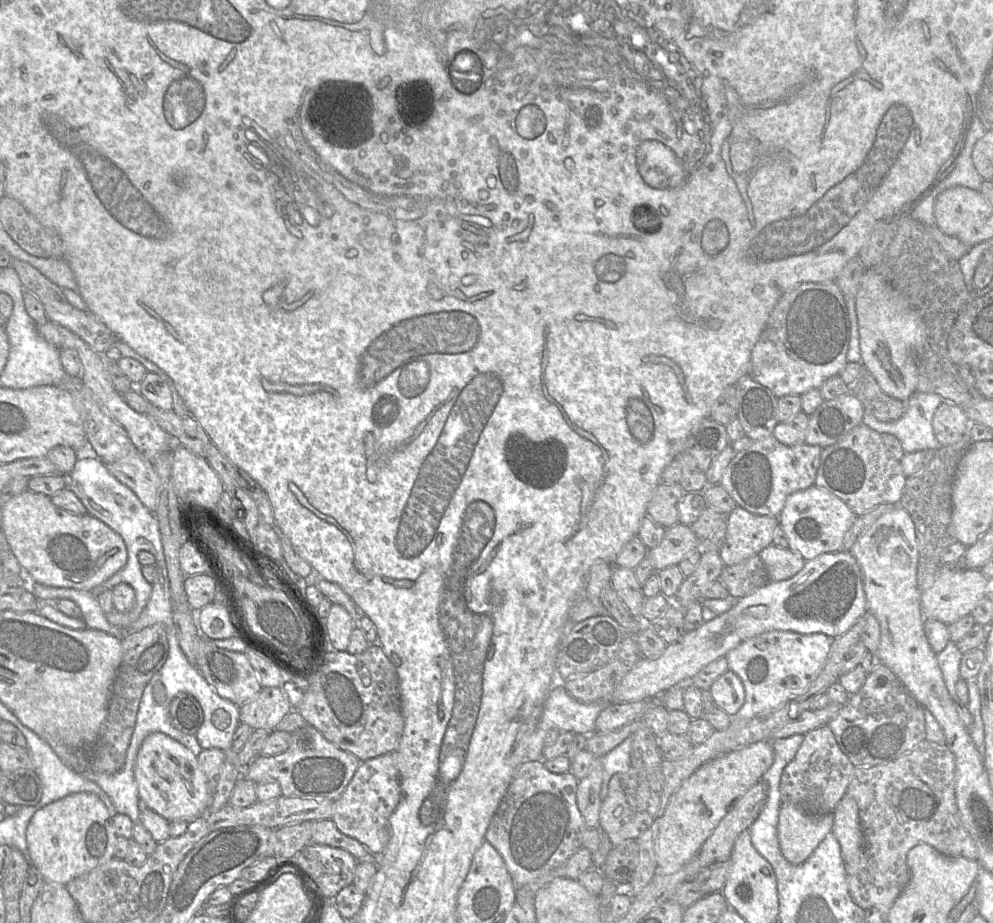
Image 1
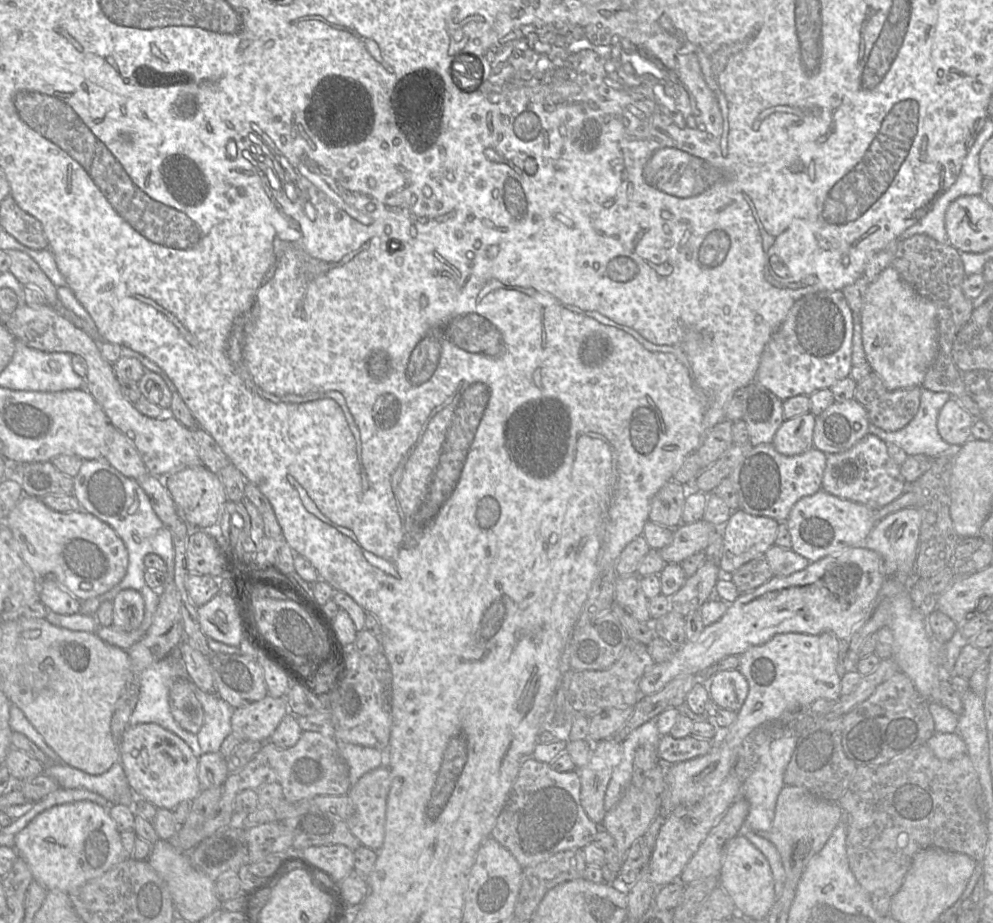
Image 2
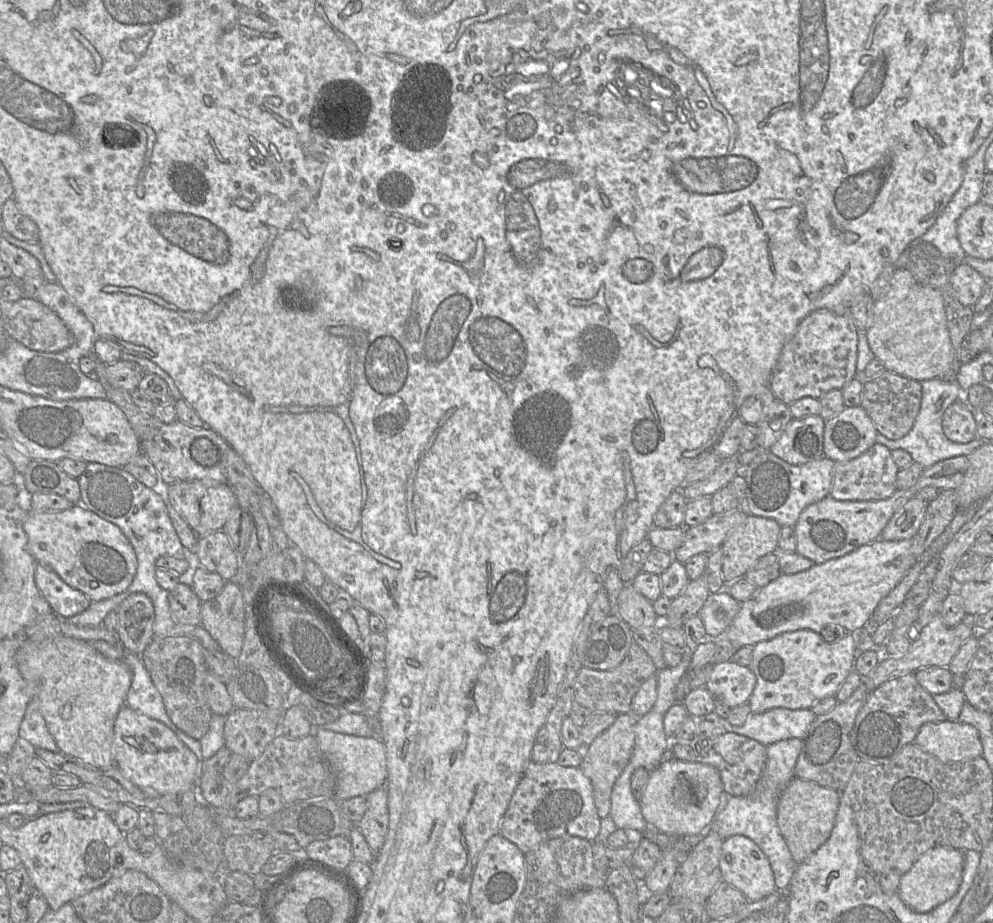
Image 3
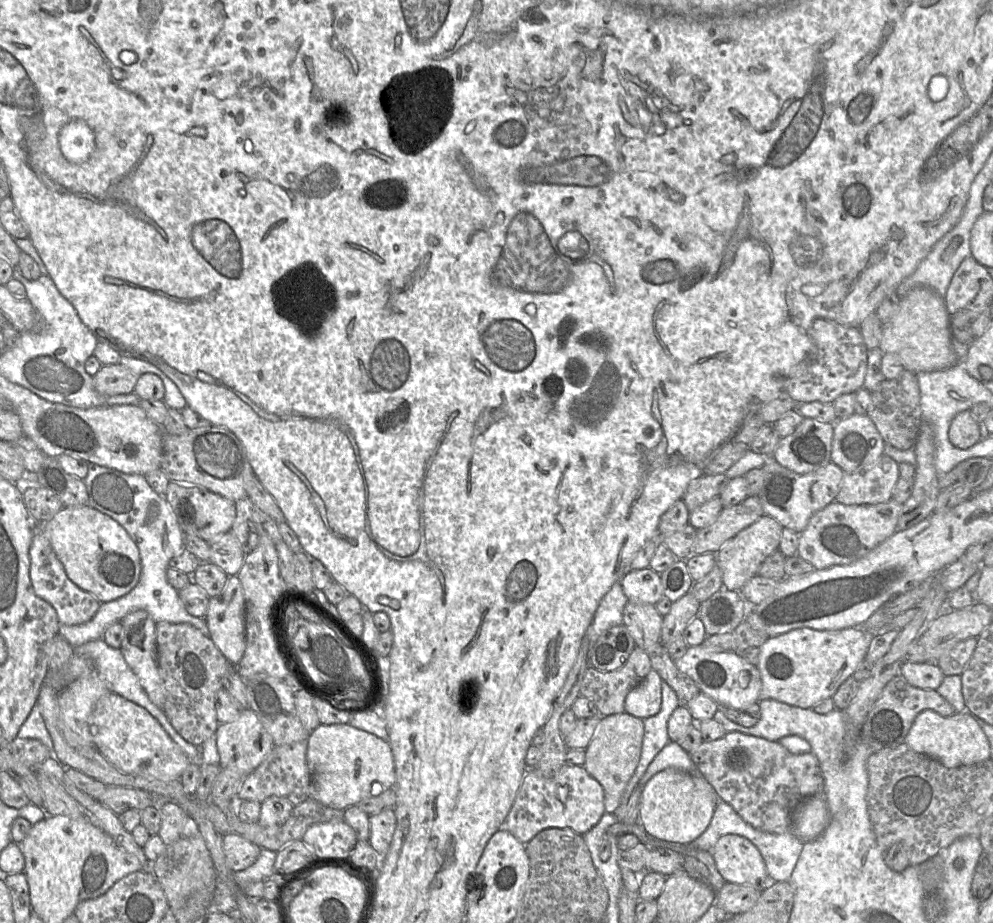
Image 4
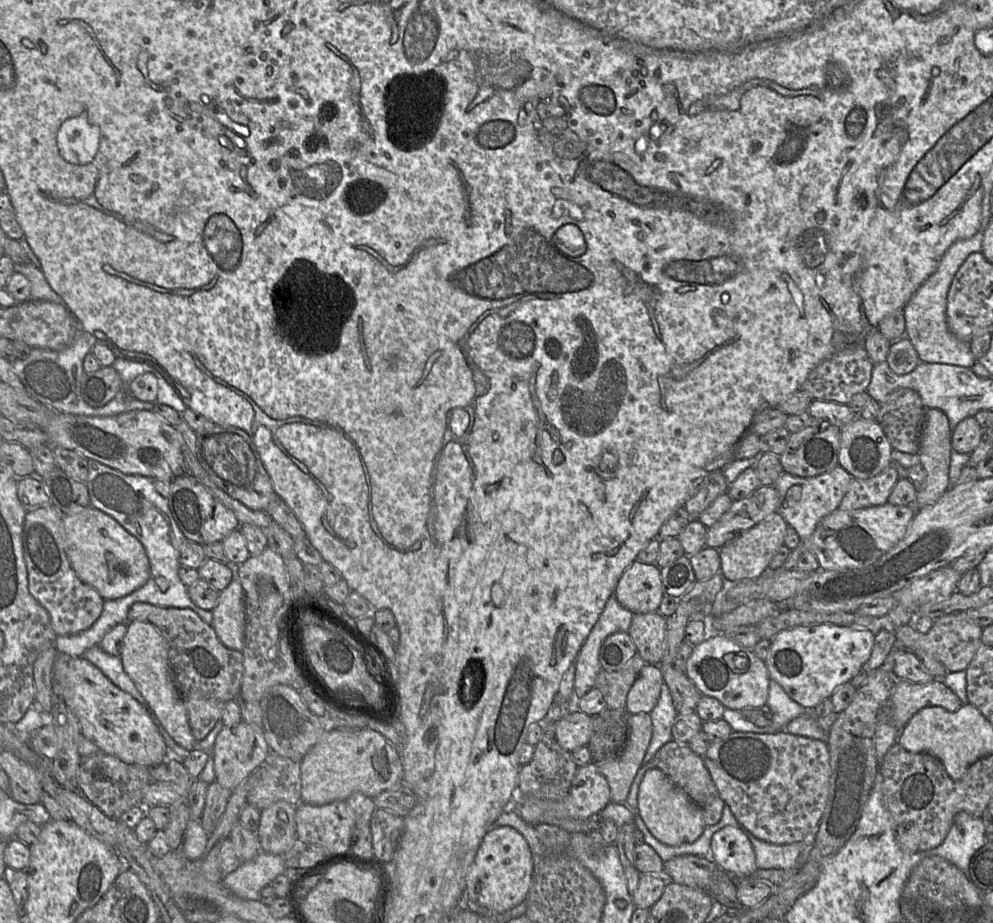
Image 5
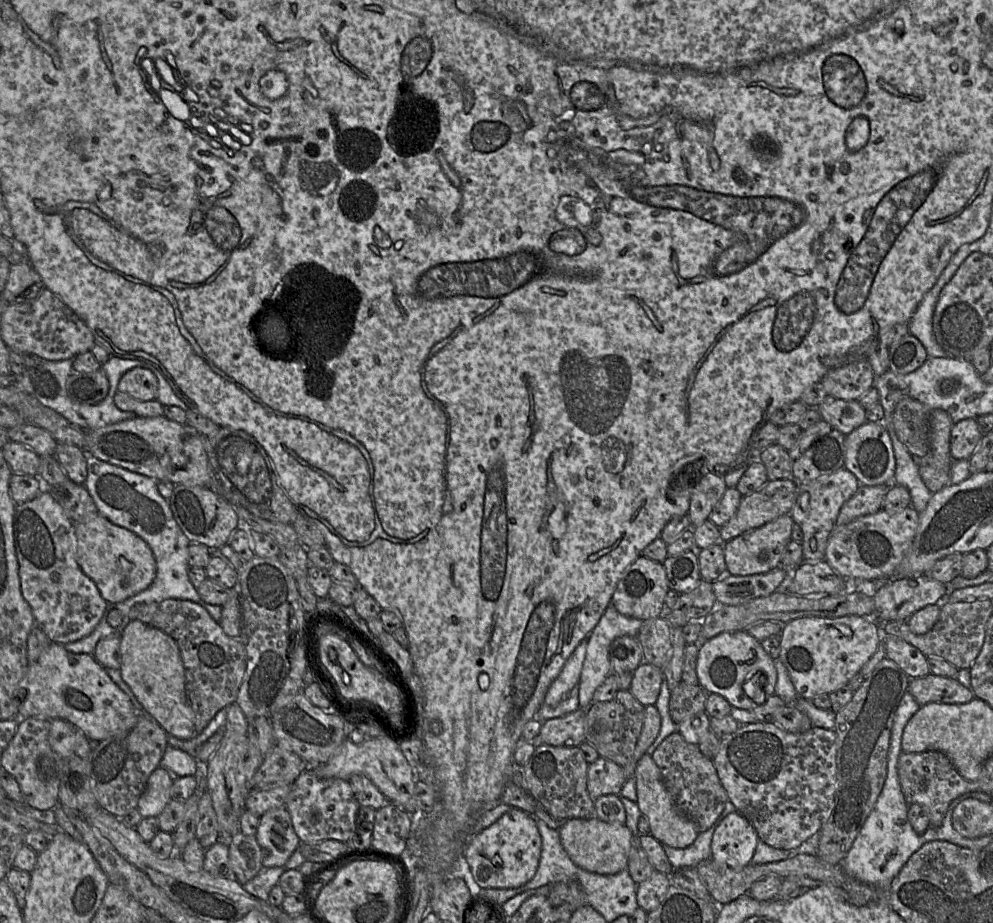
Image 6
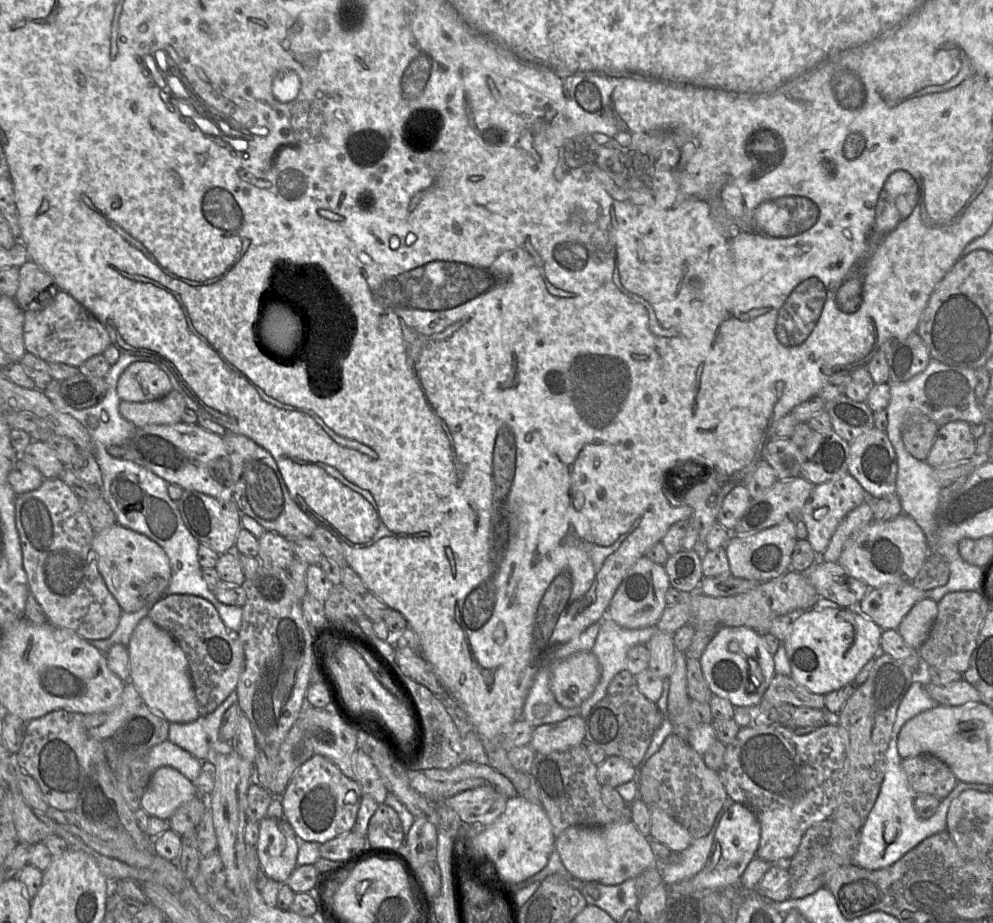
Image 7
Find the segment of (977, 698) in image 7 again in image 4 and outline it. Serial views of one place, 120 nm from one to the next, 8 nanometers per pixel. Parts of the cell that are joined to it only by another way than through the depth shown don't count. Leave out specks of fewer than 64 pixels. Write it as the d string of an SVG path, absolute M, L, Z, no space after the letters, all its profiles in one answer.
M898 674L886 684L868 713L861 729L861 740L868 745L872 753L895 748L904 743L916 716L924 710L933 710L944 717L956 713L954 707L936 690L914 687Z

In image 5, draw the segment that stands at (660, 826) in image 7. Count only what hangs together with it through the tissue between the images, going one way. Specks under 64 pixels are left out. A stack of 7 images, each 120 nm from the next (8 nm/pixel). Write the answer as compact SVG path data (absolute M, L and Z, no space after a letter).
M657 767L647 770L643 777L638 793L638 811L651 834L669 846L695 842L706 827L701 808Z

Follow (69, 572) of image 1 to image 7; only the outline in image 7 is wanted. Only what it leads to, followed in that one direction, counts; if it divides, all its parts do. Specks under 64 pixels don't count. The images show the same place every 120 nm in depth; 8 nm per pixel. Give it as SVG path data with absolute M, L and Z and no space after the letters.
M116 523L96 531L92 551L108 590L124 612L153 606L164 595L171 578L170 561L163 548L146 535Z

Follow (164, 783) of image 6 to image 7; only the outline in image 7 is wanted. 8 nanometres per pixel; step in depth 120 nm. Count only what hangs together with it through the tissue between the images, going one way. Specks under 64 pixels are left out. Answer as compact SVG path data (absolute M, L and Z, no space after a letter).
M160 767L151 775L140 806L150 817L169 819L181 805L196 797L195 786L183 774L172 767Z

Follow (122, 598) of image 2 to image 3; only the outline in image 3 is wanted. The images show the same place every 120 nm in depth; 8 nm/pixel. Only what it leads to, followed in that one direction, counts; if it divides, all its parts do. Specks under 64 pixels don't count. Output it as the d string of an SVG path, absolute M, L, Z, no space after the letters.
M142 592L132 593L115 612L121 645L140 656L153 639L154 609L150 598Z

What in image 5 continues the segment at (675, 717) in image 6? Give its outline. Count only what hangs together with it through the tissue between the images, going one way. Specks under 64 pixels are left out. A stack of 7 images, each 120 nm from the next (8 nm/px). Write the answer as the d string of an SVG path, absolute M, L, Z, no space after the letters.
M660 663L660 667L664 682L669 687L676 712L688 714L696 711L702 694L695 684L685 673L676 670L674 665Z

